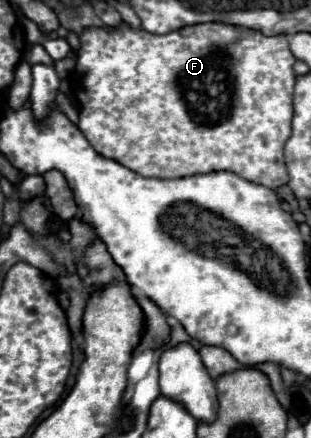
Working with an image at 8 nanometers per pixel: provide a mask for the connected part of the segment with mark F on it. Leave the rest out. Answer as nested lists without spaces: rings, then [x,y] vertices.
[[[121,22],[111,32],[107,28],[85,28],[79,34],[81,46],[75,52],[77,62],[69,76],[71,92],[79,106],[79,128],[89,140],[89,144],[105,158],[111,158],[119,162],[121,166],[137,172],[145,178],[185,178],[195,174],[209,174],[209,172],[235,172],[241,178],[267,186],[267,188],[279,188],[289,180],[285,160],[283,160],[283,146],[291,136],[291,118],[293,118],[293,86],[295,86],[295,56],[289,50],[289,38],[285,34],[277,36],[263,36],[257,30],[245,28],[245,26],[231,26],[221,22],[207,22],[207,24],[193,24],[179,30],[173,30],[169,34],[151,34],[143,28],[131,28],[127,22]]]

